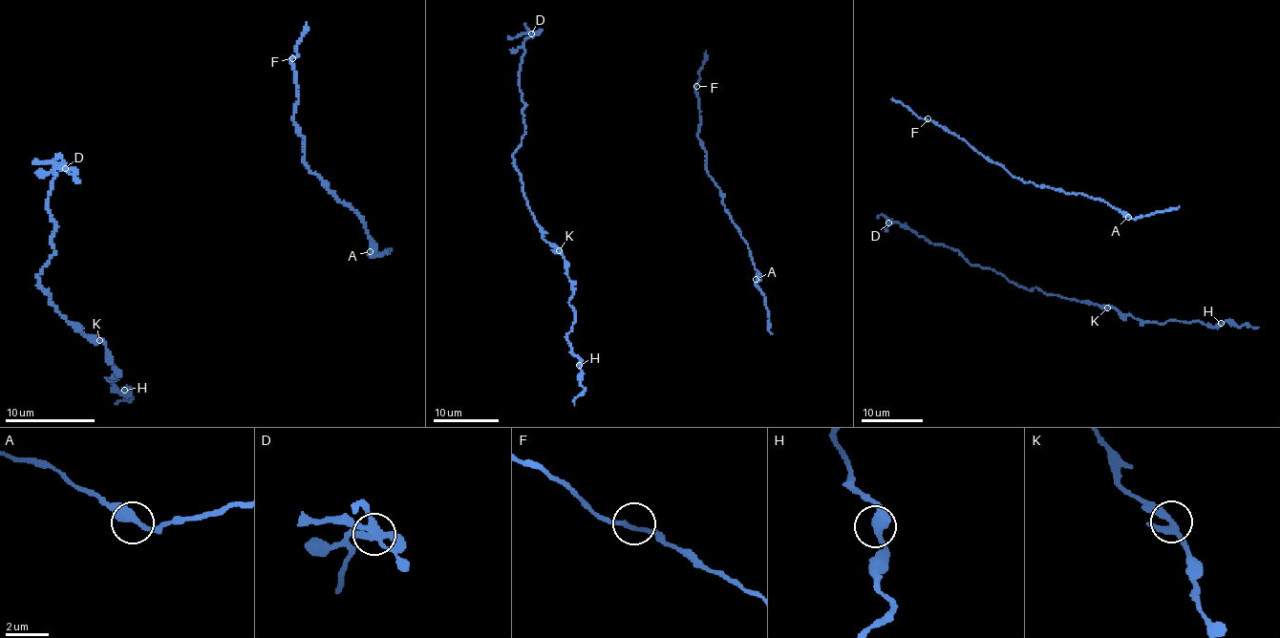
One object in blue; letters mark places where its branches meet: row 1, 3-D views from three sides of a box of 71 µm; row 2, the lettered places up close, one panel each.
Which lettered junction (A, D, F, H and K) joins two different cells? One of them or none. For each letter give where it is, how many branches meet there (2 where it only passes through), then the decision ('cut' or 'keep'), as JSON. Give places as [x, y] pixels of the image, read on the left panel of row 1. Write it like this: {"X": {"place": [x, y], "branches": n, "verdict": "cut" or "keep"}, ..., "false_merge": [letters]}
{"A": {"place": [370, 251], "branches": 2, "verdict": "keep"}, "D": {"place": [65, 168], "branches": 4, "verdict": "cut"}, "F": {"place": [292, 58], "branches": 2, "verdict": "keep"}, "H": {"place": [124, 390], "branches": 2, "verdict": "keep"}, "K": {"place": [99, 340], "branches": 3, "verdict": "keep"}, "false_merge": ["D"]}

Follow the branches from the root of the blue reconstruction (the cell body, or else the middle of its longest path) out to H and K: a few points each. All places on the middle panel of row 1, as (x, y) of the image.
H: (541, 33), (524, 42), (524, 135), (513, 165), (542, 236), (565, 262), (574, 312), (567, 341), (579, 365)
K: (541, 33), (524, 42), (520, 89), (524, 135), (513, 153), (513, 165), (542, 236), (559, 250)

